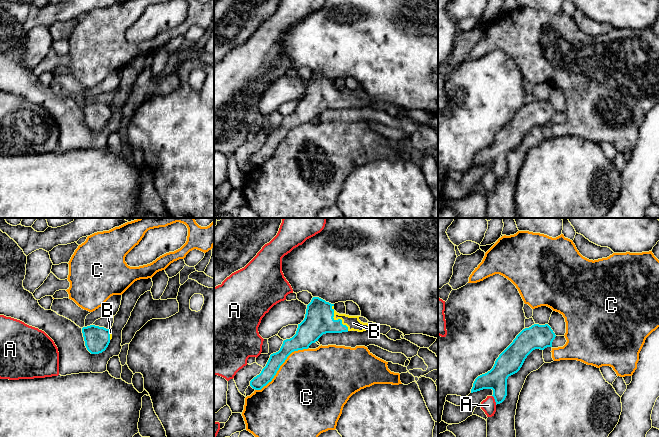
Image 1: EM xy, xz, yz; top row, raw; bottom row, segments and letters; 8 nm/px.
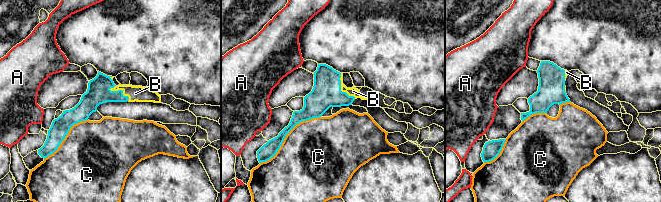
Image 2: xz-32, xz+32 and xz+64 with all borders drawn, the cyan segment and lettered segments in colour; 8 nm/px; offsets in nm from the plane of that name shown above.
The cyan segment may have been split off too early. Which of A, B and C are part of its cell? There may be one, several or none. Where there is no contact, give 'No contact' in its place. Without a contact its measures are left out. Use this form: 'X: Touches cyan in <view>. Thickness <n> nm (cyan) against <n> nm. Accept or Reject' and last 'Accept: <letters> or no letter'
A: Touches cyan in yz. Thickness 180 nm (cyan) against 120 nm. Reject
B: Touches cyan in xz. Thickness 220 nm (cyan) against 110 nm. Accept
C: Touches cyan in xz. Thickness 140 nm (cyan) against 480 nm. Reject
Accept: B

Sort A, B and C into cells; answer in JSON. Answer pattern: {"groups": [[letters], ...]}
{"groups": [["A"], ["B"], ["C"]]}

